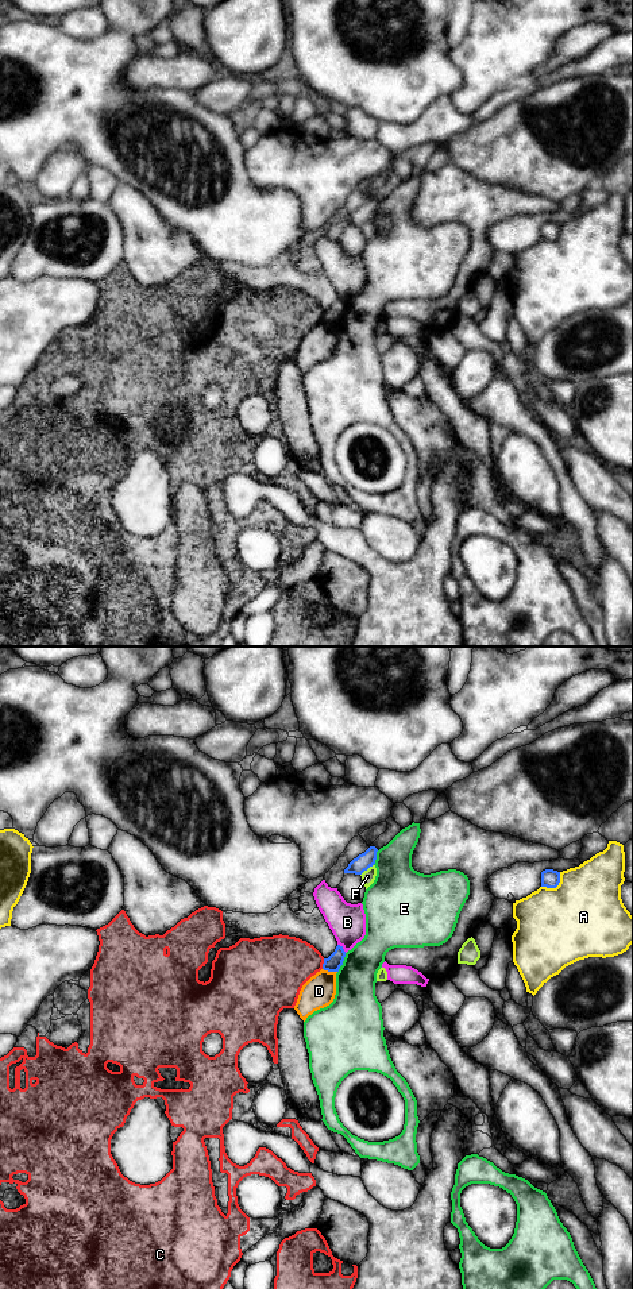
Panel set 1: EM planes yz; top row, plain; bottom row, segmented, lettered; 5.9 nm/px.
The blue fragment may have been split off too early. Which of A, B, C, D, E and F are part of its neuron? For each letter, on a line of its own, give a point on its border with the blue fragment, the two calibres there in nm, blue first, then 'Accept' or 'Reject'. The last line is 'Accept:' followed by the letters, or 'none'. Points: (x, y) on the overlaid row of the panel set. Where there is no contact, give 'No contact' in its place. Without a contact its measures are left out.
A: Touches blue at yz (555, 887). Thickness 110 nm (blue) against 480 nm. Reject
B: Touches blue at yz (342, 948). Thickness 100 nm (blue) against 220 nm. Reject
C: Touches blue at yz (323, 964). Thickness 100 nm (blue) against 360 nm. Reject
D: Touches blue at yz (329, 971). Thickness 100 nm (blue) against 190 nm. Reject
E: Touches blue at yz (342, 963). Thickness 100 nm (blue) against 260 nm. Reject
F: Touches blue at yz (366, 869). Thickness 100 nm (blue) against 80 nm. Reject
Accept: none

